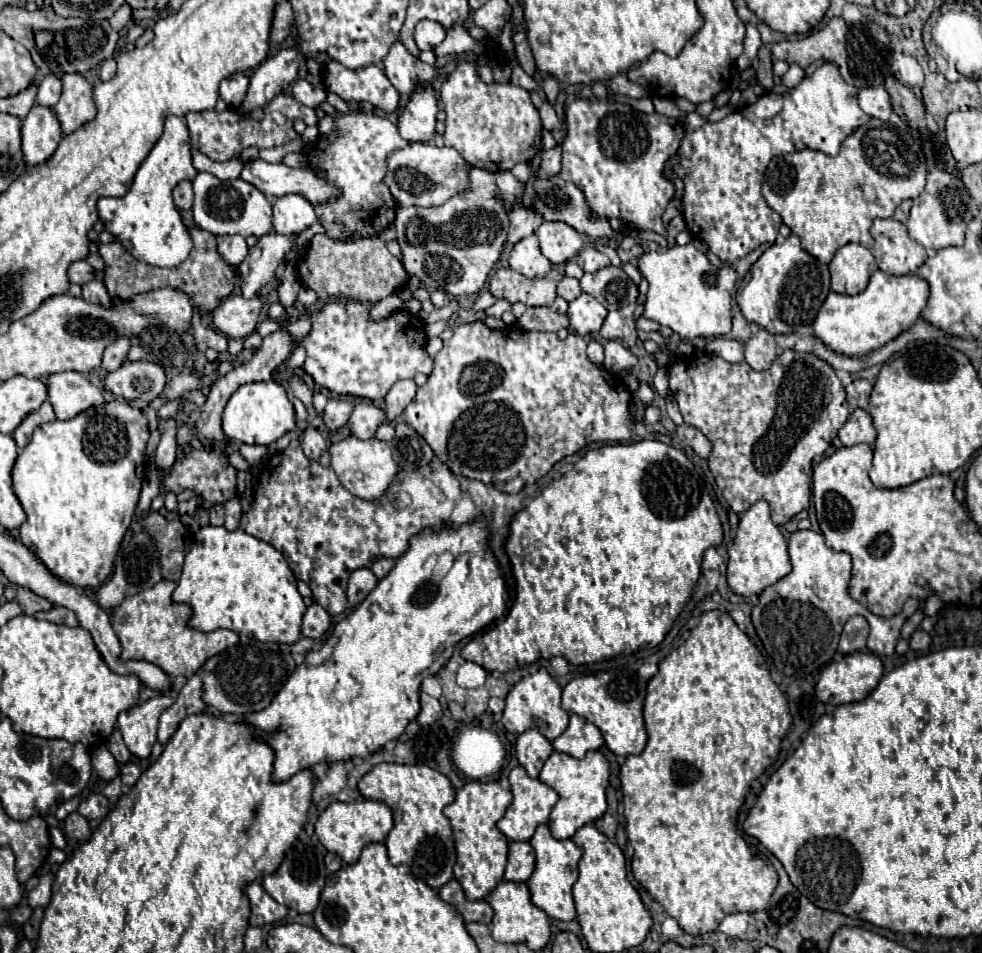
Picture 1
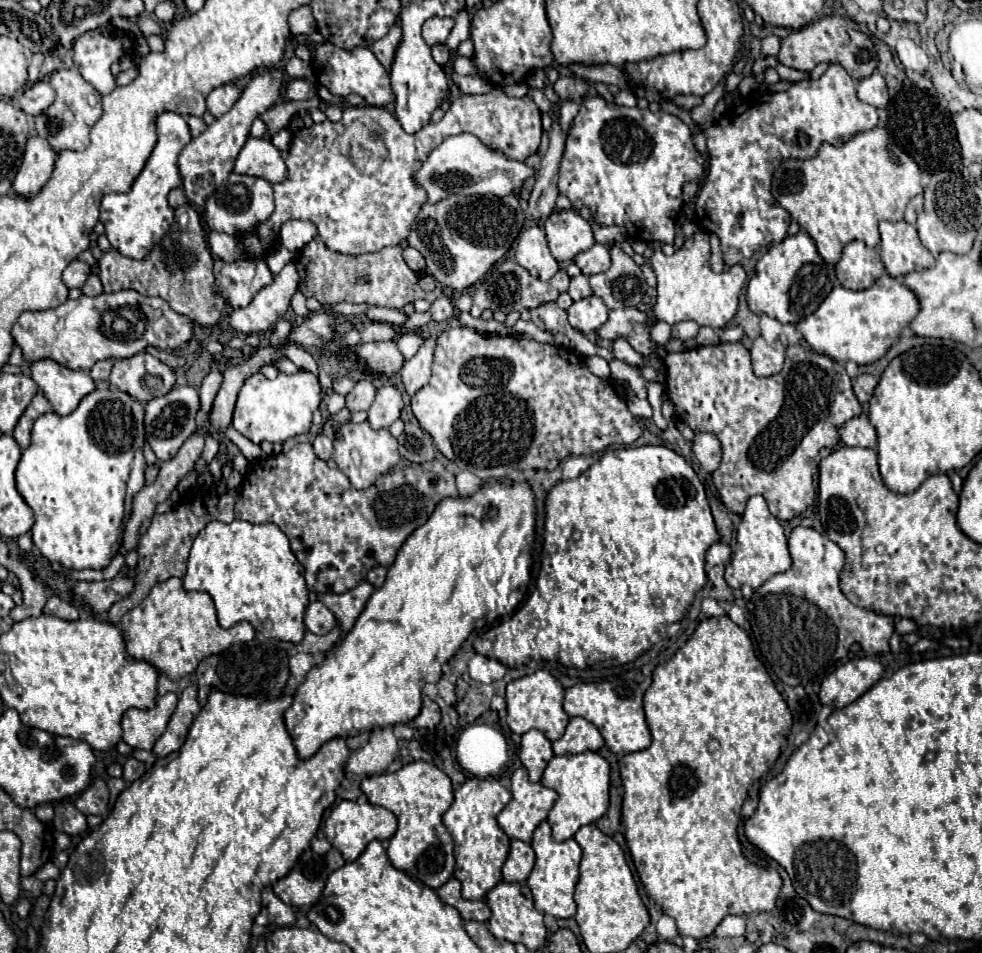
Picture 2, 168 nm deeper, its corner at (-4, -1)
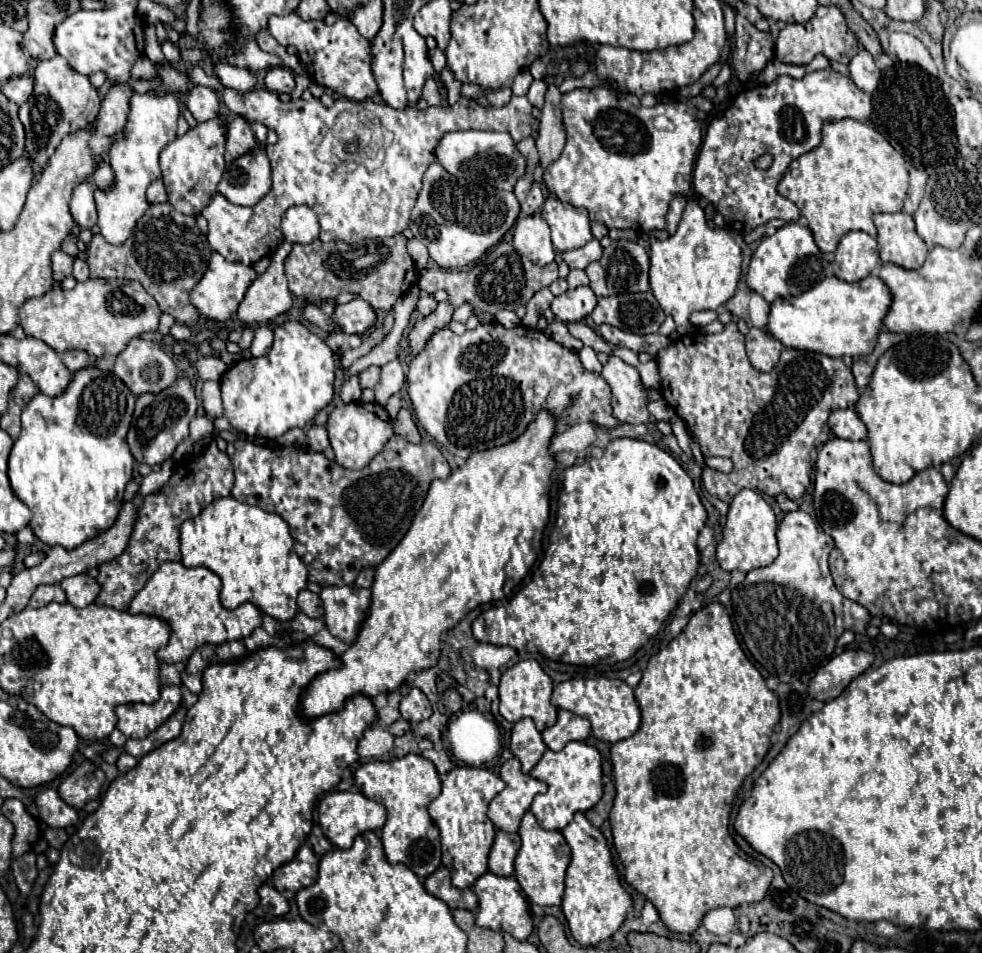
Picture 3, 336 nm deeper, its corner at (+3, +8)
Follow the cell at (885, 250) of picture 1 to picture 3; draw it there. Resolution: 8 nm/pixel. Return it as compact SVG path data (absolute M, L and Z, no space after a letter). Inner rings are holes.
M905 212L877 214L877 242L883 262L893 262L901 268L921 268L927 258L927 246L915 232L915 222Z

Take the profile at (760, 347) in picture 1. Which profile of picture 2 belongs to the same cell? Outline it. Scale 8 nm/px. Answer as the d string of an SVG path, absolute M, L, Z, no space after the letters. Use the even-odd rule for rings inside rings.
M764 337L754 339L754 345L750 349L752 353L752 369L756 377L768 377L782 371L784 365L784 345L780 341L766 343Z

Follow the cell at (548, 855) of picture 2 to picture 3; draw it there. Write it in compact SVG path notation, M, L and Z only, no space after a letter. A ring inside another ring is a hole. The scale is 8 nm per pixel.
M527 812L523 816L519 836L521 836L521 848L515 858L517 882L521 884L529 902L533 900L533 904L539 904L539 906L559 906L565 892L565 872L571 862L569 844L565 842L561 832L543 830L537 818L533 816L533 812Z

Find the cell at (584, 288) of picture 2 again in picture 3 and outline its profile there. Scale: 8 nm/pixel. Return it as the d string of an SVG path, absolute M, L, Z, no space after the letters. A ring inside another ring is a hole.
M571 270L569 276L567 276L567 284L569 284L569 288L573 290L573 288L577 288L577 286L589 284L589 278L587 278L587 274L585 274L583 270Z

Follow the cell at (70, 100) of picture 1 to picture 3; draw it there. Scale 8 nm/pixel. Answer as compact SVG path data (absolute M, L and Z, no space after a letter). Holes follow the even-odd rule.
M59 54L51 60L41 60L35 68L33 78L35 78L35 90L31 98L19 106L19 120L25 126L25 136L27 136L25 154L33 158L35 172L41 172L47 158L55 152L63 136L93 122L99 110L101 98L97 94L97 88L93 88L93 84L89 82L89 78L83 74L77 74L69 66L69 62Z

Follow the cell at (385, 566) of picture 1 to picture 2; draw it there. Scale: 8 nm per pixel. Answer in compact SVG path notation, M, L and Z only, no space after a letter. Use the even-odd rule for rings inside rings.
M374 567L372 571L368 571L368 575L366 575L366 581L368 583L372 583L376 589L384 583L384 579L386 579L386 567Z

